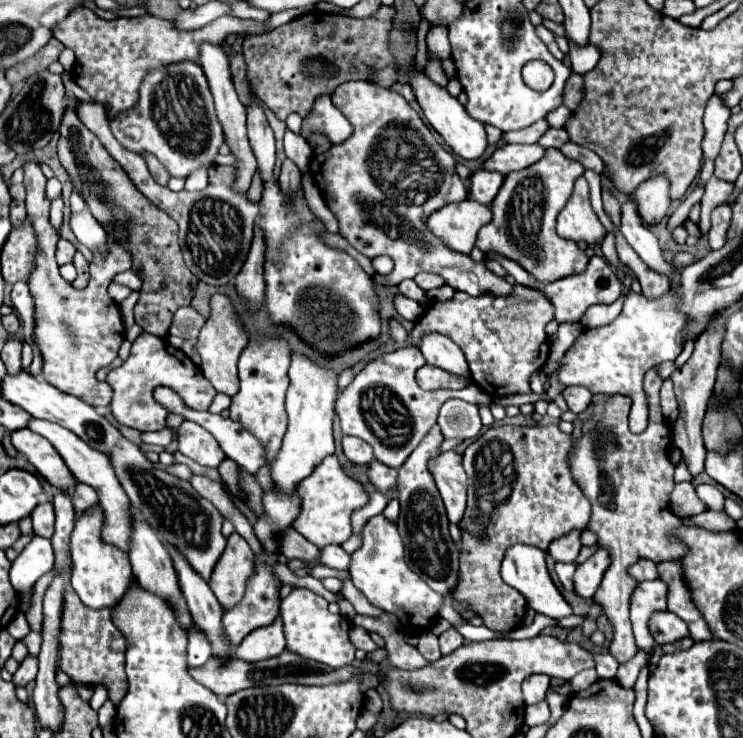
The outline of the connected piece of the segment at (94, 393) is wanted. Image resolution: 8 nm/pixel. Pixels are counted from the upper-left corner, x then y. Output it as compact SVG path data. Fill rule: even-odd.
M25 163L25 187L27 187L27 217L33 221L37 237L35 269L27 281L29 291L35 301L35 329L33 341L43 357L43 379L55 385L59 391L79 397L81 401L99 407L111 403L111 387L105 381L97 381L97 369L111 365L117 351L125 339L125 325L121 319L119 305L109 297L107 287L113 277L125 269L131 269L133 257L123 249L113 237L107 237L107 253L93 251L93 261L89 263L91 279L81 291L73 289L57 269L55 263L55 229L49 223L49 199L45 195L45 175L39 163Z

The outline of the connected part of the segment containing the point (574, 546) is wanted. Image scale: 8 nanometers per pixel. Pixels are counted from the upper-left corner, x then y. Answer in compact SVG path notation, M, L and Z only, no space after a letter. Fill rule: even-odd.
M571 531L565 537L559 537L555 541L551 541L549 545L549 555L555 561L563 561L563 563L575 563L579 549L581 549L581 533L583 531Z

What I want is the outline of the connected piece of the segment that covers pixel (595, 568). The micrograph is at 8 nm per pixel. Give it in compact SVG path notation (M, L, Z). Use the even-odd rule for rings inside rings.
M597 547L597 551L581 565L577 565L577 571L573 575L575 593L583 599L591 599L595 595L595 589L599 587L599 581L603 579L603 569L611 563L607 549Z

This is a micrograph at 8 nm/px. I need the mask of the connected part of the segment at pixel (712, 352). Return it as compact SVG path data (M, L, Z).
M715 317L713 323L709 325L709 329L699 335L699 341L695 341L695 351L693 351L691 359L685 363L685 367L679 373L671 375L671 381L675 387L675 397L679 403L679 417L673 423L673 445L677 449L681 449L683 461L687 463L691 477L697 477L699 473L705 471L703 461L705 461L707 453L705 453L705 445L703 445L703 437L701 437L701 423L703 423L703 415L707 411L707 401L709 401L711 389L715 385L717 369L719 369L723 331L725 329L721 325L721 317Z

